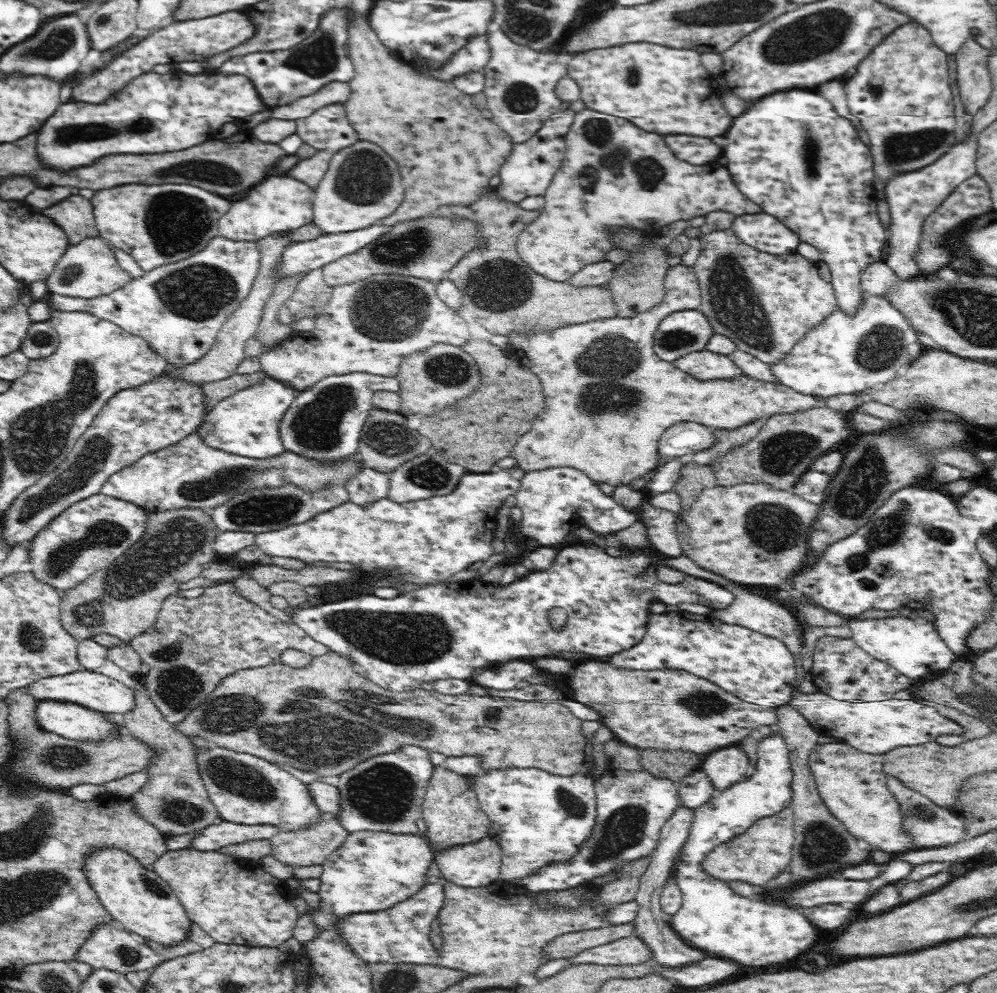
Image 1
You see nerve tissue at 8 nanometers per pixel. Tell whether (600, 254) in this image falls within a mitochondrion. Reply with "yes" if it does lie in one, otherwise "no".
no

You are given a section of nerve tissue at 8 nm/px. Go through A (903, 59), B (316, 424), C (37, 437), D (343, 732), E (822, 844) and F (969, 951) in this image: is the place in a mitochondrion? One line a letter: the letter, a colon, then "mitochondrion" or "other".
A: other
B: mitochondrion
C: mitochondrion
D: mitochondrion
E: mitochondrion
F: other

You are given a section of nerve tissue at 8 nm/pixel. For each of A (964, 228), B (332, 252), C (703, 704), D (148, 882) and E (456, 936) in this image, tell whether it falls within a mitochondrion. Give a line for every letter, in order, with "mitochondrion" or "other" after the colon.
A: other
B: other
C: mitochondrion
D: mitochondrion
E: other

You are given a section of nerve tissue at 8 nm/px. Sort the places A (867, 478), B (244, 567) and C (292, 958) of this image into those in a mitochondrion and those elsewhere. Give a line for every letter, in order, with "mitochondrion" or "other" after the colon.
A: mitochondrion
B: other
C: other

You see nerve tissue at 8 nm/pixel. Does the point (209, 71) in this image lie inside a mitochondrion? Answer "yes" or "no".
no

